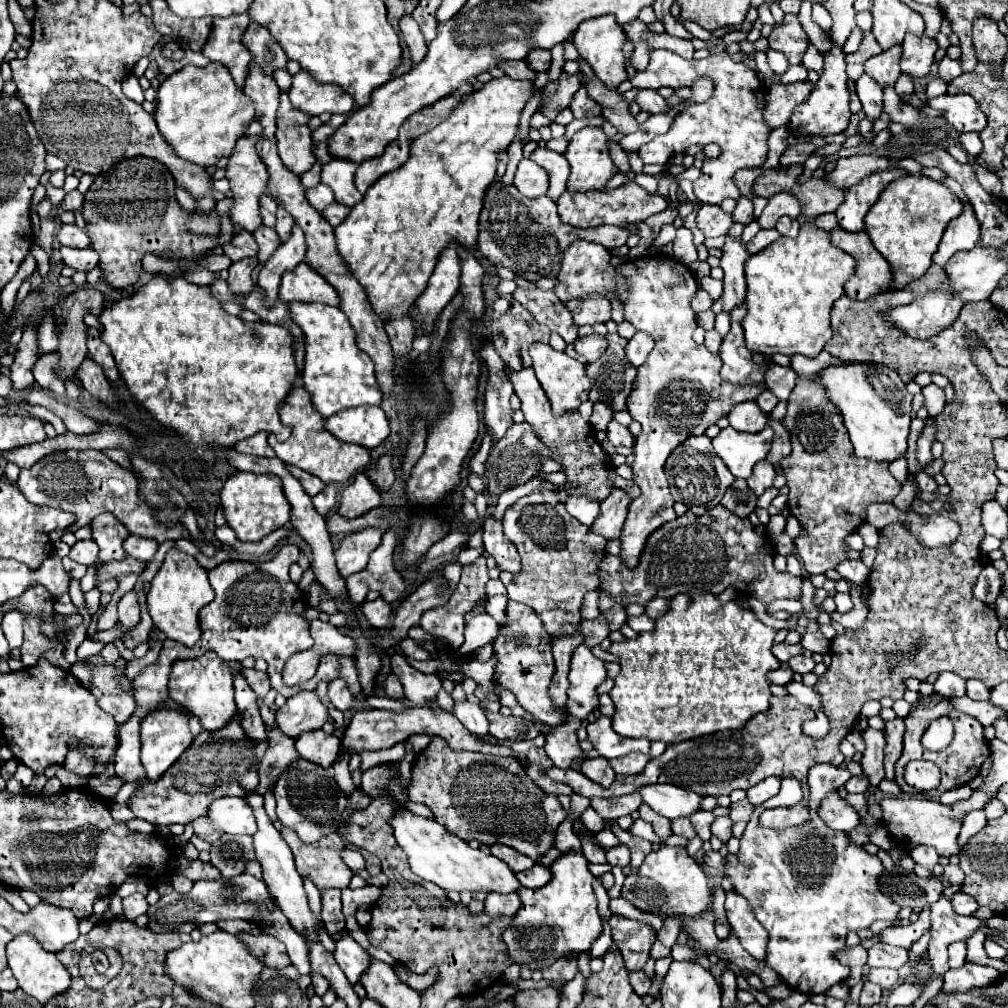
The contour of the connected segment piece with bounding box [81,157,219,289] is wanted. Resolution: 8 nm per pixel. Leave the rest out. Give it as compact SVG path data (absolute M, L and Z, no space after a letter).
M135 157L135 159L125 159L115 167L111 167L105 175L95 177L93 185L85 193L85 203L81 209L83 219L87 223L85 231L91 239L91 249L99 253L99 267L103 271L103 281L113 289L125 289L139 279L145 253L181 261L181 259L195 259L203 255L205 249L219 245L219 237L201 237L185 233L185 225L189 223L191 215L179 207L175 199L175 187L177 187L175 179L167 169L161 167L159 161L153 161L149 157Z

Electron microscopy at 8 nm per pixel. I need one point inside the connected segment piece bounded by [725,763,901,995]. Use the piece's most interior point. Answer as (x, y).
(809, 887)

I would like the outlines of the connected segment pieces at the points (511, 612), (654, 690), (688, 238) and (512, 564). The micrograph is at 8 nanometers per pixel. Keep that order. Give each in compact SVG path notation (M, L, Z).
M509 601L507 619L509 619L507 625L501 627L501 635L493 643L495 655L499 659L499 665L495 671L499 675L499 683L503 689L509 689L517 695L517 699L525 711L529 711L533 717L541 719L543 723L555 727L561 723L561 715L553 707L551 697L547 695L551 677L555 673L553 655L549 651L551 639L549 639L547 631L543 631L543 623L539 623L539 617L535 615L535 611L527 605Z
M713 593L675 595L671 611L657 619L653 633L641 633L639 639L611 643L609 651L619 659L621 673L609 691L615 703L613 729L621 737L647 737L651 741L687 741L725 729L741 729L747 719L767 711L771 691L767 673L781 663L771 653L775 629L763 625L753 611L741 609L737 603L719 603Z
M687 227L677 229L677 237L673 241L673 257L683 265L691 265L697 259L697 249L693 243L693 233Z
M491 515L485 517L485 521L483 521L483 545L485 545L487 555L495 557L497 565L503 571L519 573L519 567L521 567L519 553L515 551L515 545L505 539L501 523L495 521Z

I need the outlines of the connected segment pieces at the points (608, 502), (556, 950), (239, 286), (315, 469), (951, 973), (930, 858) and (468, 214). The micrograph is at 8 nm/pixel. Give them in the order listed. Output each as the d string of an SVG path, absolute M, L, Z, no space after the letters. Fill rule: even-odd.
M613 489L613 493L601 503L601 513L591 525L591 531L603 535L607 541L617 539L627 519L627 509L629 509L629 495L621 489Z
M563 853L551 865L553 877L541 889L519 889L521 909L515 913L509 927L503 931L503 941L507 943L509 959L515 965L527 965L531 971L549 967L559 955L587 953L591 943L601 935L601 917L597 913L597 899L591 887L593 875L587 869L587 859L583 853ZM525 933L529 935L523 935Z
M243 259L243 261L235 261L229 267L229 289L235 297L243 297L249 295L253 291L253 281L251 281L251 271L257 265L257 259Z
M297 383L291 389L291 395L283 399L283 407L279 407L279 417L285 425L293 429L291 437L285 443L277 443L275 437L269 435L269 445L283 463L299 467L319 477L323 483L345 483L371 463L369 451L365 447L359 447L355 443L343 443L323 429L323 417L313 409L309 393L303 389L301 383Z
M965 963L959 969L949 969L945 975L945 985L943 993L951 991L967 991L973 987L985 987L991 985L991 981L997 979L997 971L993 967L983 967L983 965L973 965Z
M919 845L919 847L911 849L909 855L911 855L911 859L913 859L917 865L923 865L923 867L929 869L929 871L933 871L933 867L935 867L937 861L939 861L937 851L935 851L933 847L925 847L925 845Z
M501 77L491 79L479 91L465 95L451 117L443 119L443 123L411 143L409 161L373 183L363 201L351 209L351 215L347 215L347 219L335 227L337 253L343 257L351 275L365 289L367 299L381 321L401 319L409 315L409 307L413 307L415 299L425 291L427 281L447 243L455 241L467 249L475 247L483 193L497 177L497 151L507 149L513 141L521 111L529 101L531 89L533 83L529 81Z

